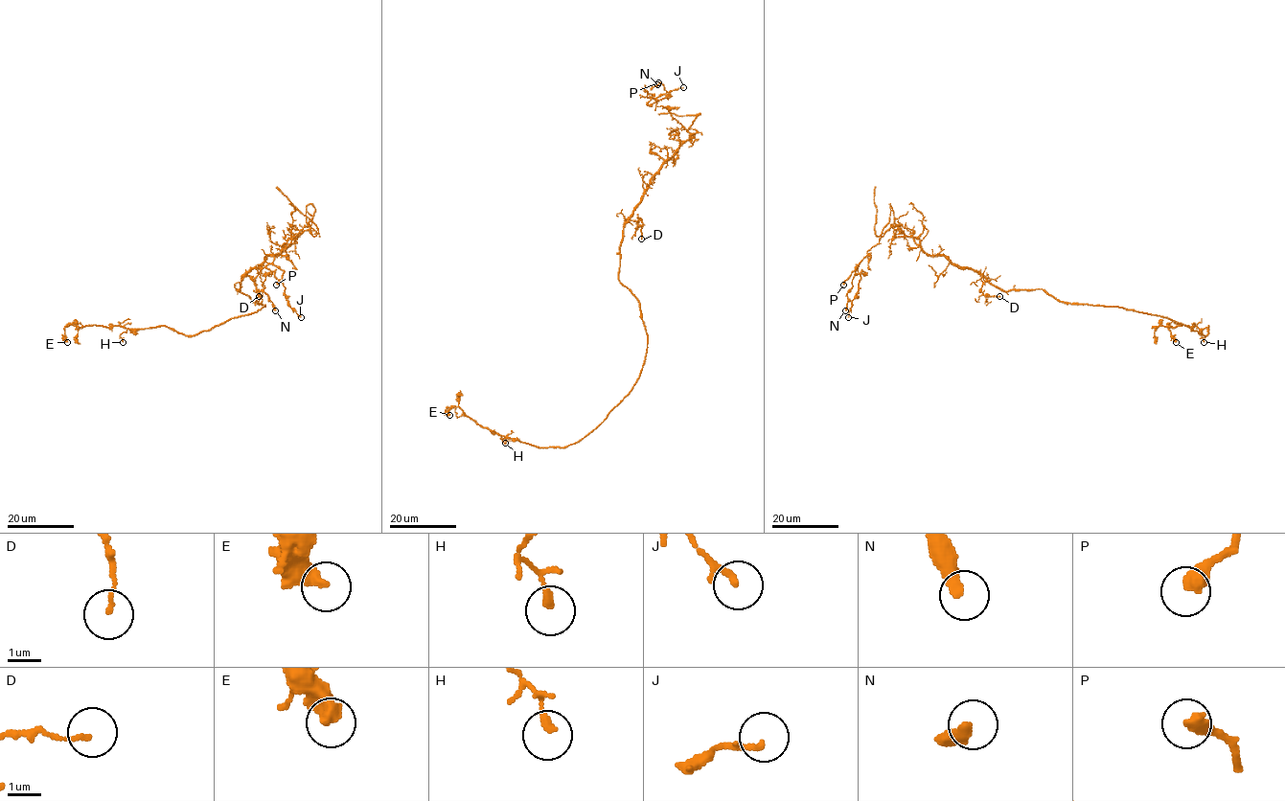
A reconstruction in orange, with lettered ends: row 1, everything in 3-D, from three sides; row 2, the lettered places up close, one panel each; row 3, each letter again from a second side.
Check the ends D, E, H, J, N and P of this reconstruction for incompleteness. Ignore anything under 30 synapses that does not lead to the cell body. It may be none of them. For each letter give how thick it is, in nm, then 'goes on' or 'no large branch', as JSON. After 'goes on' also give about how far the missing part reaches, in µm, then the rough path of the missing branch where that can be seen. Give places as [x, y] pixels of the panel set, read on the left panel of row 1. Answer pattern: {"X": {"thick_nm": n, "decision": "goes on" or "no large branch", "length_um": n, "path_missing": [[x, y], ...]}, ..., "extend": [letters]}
{"D": {"thick_nm": 110, "decision": "no large branch"}, "E": {"thick_nm": 400, "decision": "no large branch"}, "H": {"thick_nm": 220, "decision": "no large branch"}, "J": {"thick_nm": 200, "decision": "no large branch"}, "N": {"thick_nm": 360, "decision": "no large branch"}, "P": {"thick_nm": 440, "decision": "no large branch"}, "extend": []}

